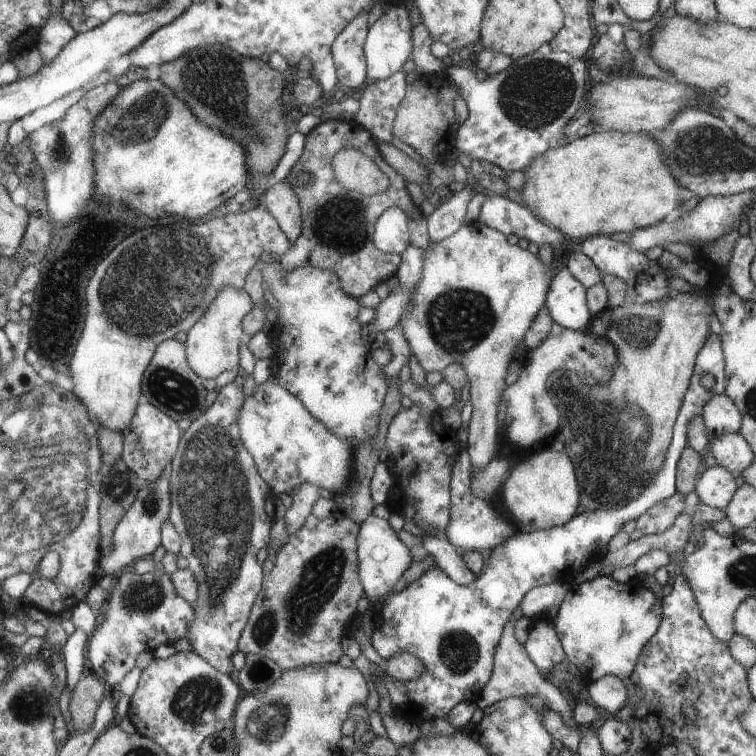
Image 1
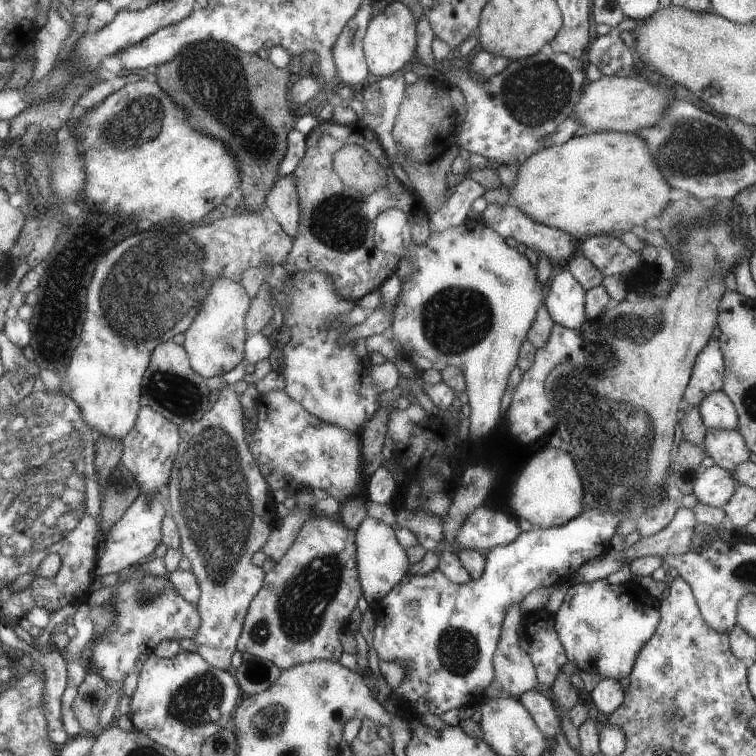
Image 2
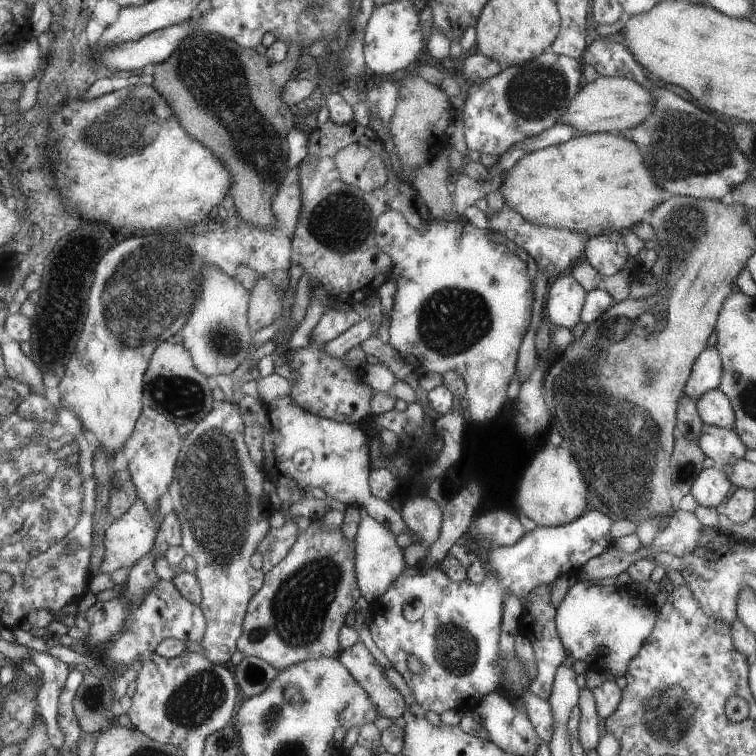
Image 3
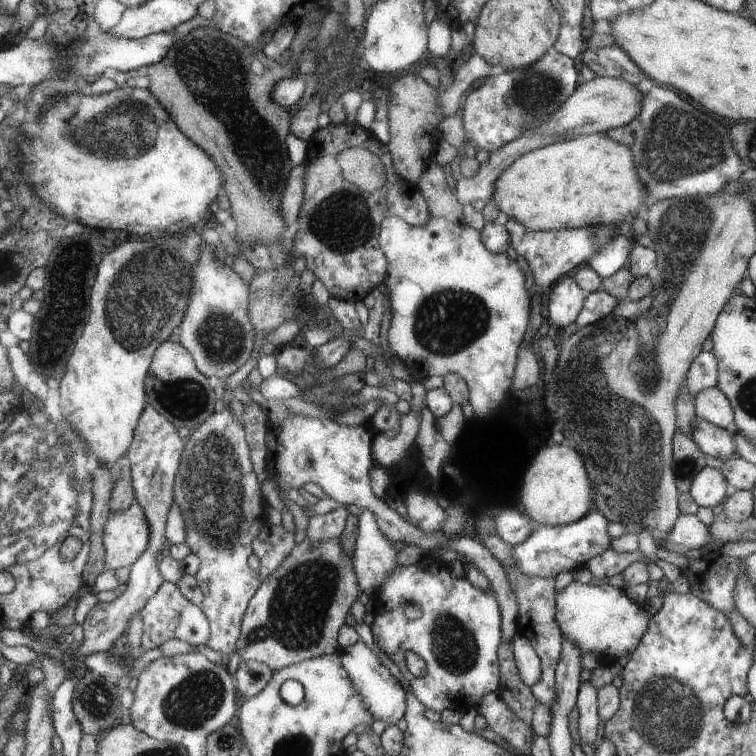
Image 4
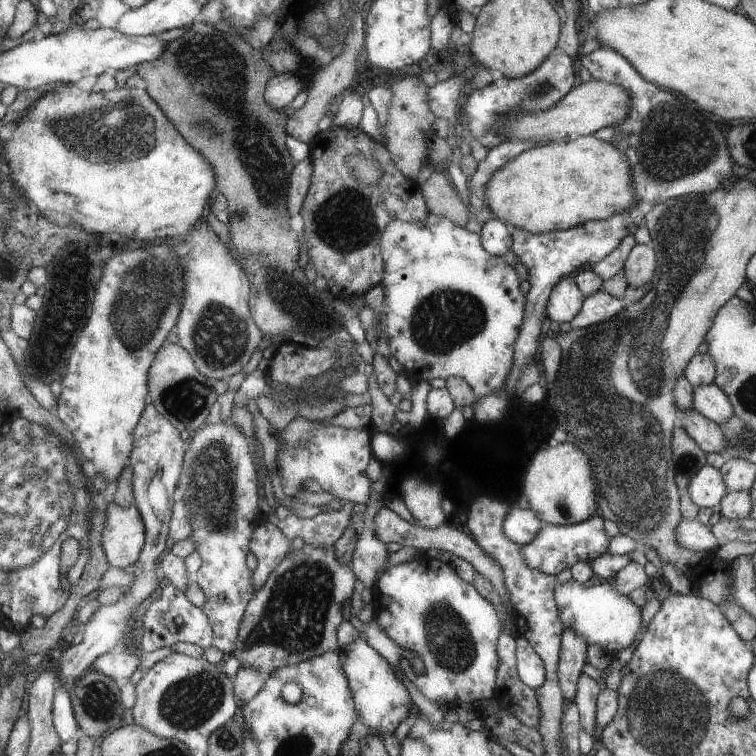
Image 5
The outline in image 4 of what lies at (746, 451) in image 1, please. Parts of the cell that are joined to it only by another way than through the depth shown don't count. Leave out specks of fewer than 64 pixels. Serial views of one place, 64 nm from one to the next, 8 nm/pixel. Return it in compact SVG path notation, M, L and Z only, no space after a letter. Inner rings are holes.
M697 419L696 425L693 426L693 434L689 437L705 456L711 456L721 462L735 456L735 442L729 428L721 429L705 420Z

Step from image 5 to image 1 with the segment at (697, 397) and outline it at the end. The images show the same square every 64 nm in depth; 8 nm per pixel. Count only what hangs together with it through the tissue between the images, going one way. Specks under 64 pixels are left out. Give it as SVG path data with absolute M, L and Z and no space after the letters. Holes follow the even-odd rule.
M726 394L711 398L705 404L701 417L709 438L723 433L738 432L742 419L740 410Z

